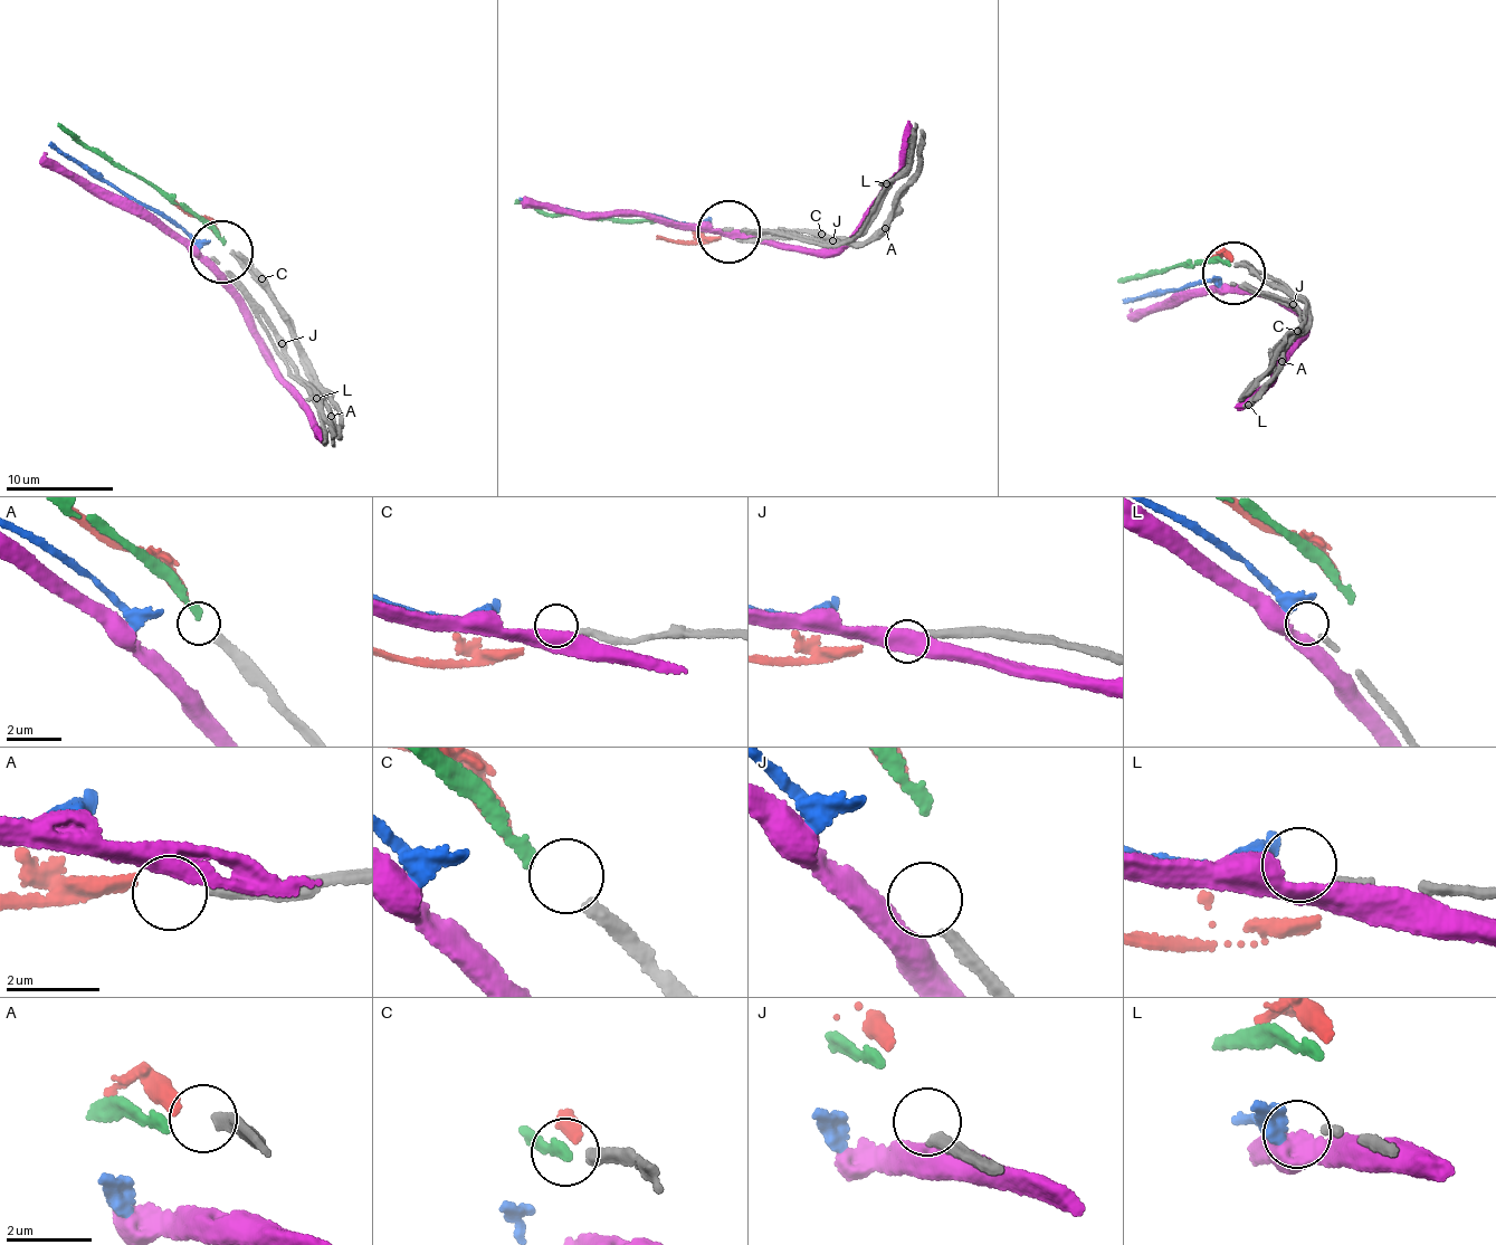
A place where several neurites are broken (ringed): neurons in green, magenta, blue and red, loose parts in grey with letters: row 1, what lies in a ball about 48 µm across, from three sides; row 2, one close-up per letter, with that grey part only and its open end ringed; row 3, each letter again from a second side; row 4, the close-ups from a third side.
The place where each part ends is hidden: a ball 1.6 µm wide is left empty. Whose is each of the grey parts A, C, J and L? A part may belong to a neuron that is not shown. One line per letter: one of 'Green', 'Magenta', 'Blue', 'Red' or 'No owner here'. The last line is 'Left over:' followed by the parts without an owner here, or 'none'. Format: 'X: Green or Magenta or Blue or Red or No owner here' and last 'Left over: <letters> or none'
A: Red
C: Green
J: No owner here
L: Blue
Left over: J

